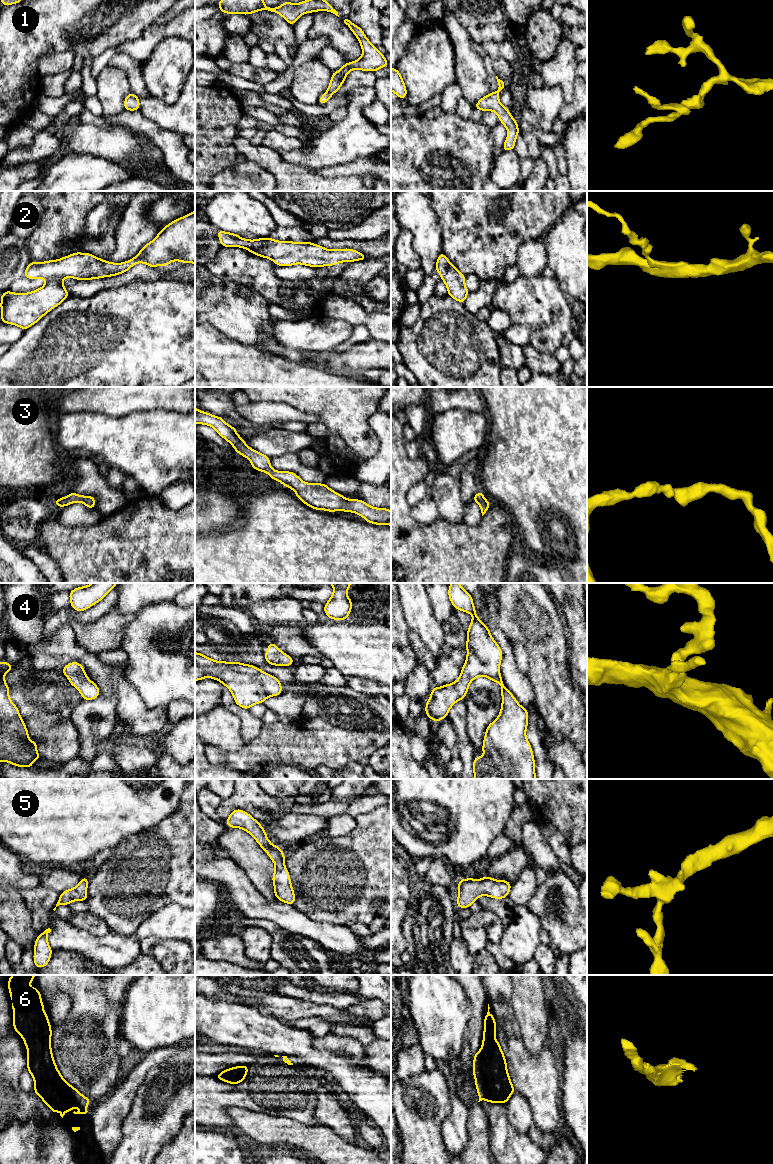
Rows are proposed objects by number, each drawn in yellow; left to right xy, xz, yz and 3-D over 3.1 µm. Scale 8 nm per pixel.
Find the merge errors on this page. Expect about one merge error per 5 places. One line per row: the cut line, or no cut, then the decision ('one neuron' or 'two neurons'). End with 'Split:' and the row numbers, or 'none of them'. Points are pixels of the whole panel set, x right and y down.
1: no cut | one neuron
2: no cut | one neuron
3: no cut | one neuron
4: no cut | one neuron
5: no cut | one neuron
6: no cut | one neuron
Split: none of them

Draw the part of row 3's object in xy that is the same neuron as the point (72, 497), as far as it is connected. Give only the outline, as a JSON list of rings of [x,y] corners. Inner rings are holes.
[[[75,492],[70,493],[66,497],[62,497],[60,499],[56,499],[54,505],[60,507],[68,506],[70,504],[73,504],[75,502],[81,502],[86,507],[90,509],[95,509],[95,497],[94,496],[83,496],[78,495]]]

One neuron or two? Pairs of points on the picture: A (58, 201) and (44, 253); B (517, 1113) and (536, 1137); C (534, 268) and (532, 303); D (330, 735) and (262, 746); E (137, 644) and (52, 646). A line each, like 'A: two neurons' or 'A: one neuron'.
A: one neuron
B: one neuron
C: two neurons
D: one neuron
E: two neurons

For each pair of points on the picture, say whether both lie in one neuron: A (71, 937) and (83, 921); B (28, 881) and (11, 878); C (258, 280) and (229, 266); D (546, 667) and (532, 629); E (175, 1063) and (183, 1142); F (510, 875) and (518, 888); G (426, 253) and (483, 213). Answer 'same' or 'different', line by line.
A: different
B: same
C: same
D: same
E: different
F: different
G: different

